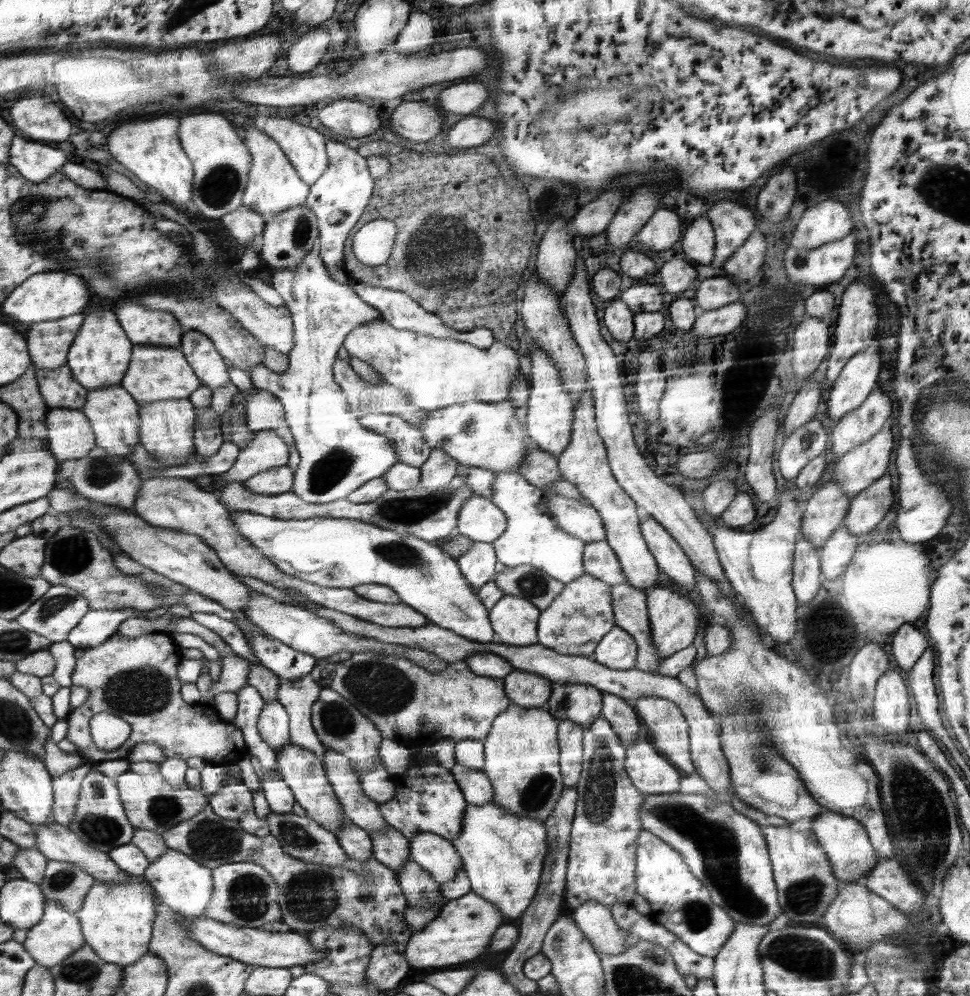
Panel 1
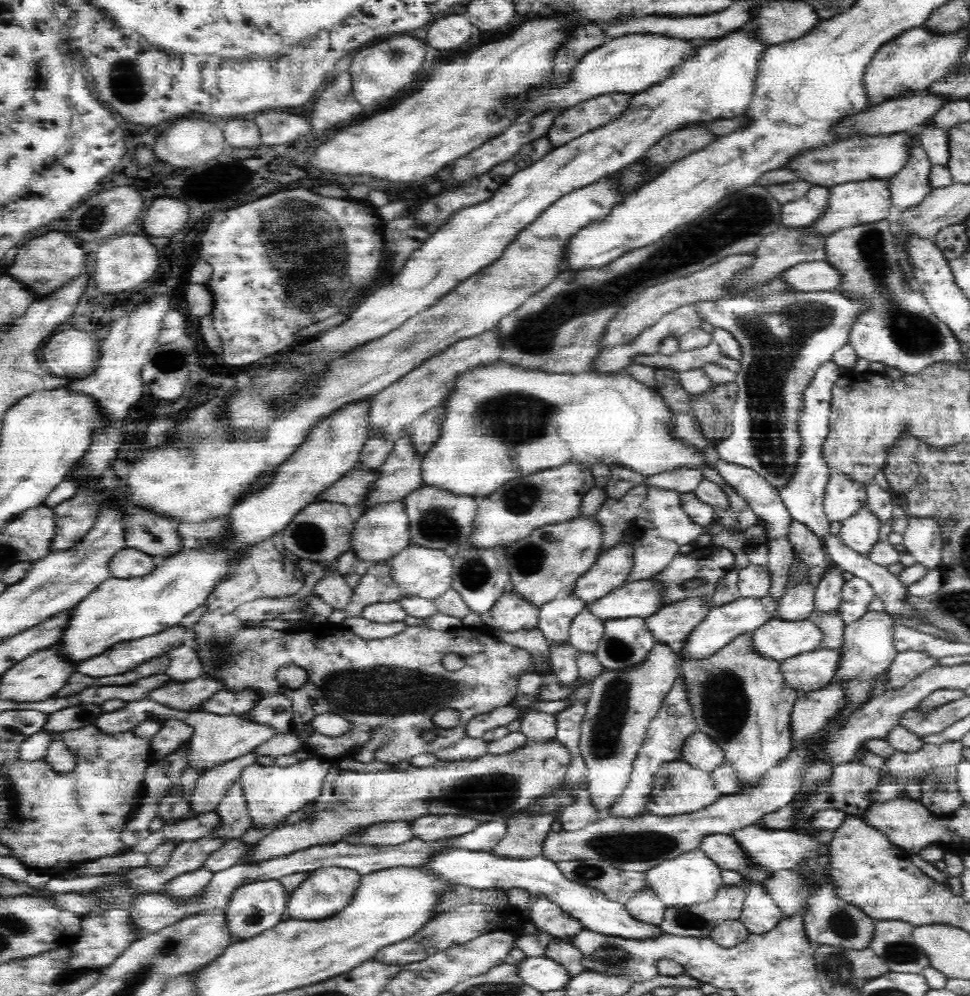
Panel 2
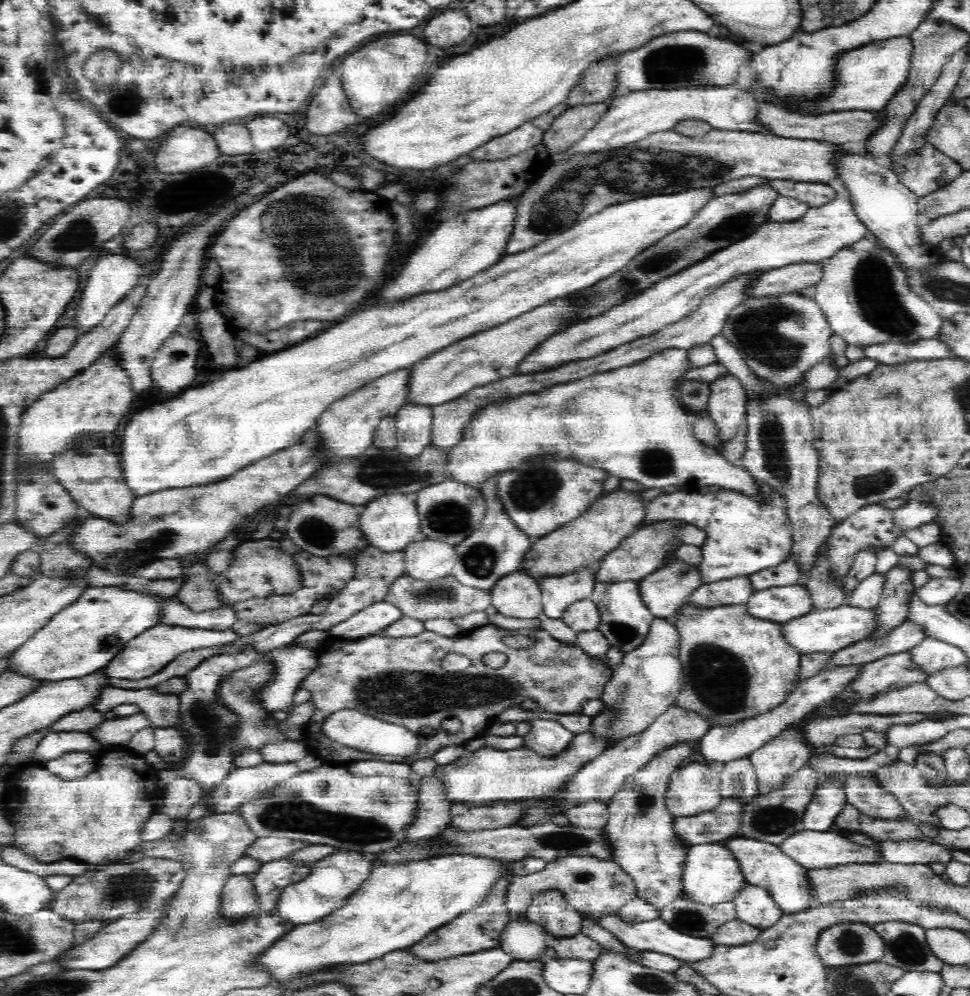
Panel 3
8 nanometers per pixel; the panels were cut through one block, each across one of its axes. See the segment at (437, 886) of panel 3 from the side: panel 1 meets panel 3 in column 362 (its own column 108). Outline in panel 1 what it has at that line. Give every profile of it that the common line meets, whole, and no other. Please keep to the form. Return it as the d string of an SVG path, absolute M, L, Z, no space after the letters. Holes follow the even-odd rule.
M132 878L124 884L97 882L88 894L85 905L77 911L80 915L87 944L107 962L124 967L136 964L151 952L157 922L157 894L142 878Z

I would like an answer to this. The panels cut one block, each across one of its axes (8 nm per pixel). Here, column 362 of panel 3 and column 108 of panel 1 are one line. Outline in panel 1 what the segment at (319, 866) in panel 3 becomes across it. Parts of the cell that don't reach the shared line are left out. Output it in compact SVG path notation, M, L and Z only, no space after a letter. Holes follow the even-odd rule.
M57 822L50 826L40 826L40 832L38 832L38 846L36 848L46 854L46 856L50 858L50 861L60 860L78 863L78 866L80 866L82 870L90 872L90 874L96 878L97 882L124 884L124 882L128 882L128 880L132 880L132 878L142 878L144 882L148 882L148 884L152 885L145 876L136 876L132 875L132 873L128 873L128 871L124 870L124 868L120 867L120 864L112 859L110 853L90 847L90 845L84 842L84 840L81 840L69 826L64 826Z

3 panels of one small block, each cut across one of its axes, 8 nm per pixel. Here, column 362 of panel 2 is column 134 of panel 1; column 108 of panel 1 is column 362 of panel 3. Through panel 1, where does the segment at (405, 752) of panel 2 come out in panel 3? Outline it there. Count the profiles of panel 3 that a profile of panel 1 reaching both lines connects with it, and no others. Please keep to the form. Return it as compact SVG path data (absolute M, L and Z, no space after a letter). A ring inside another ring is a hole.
M496 625L473 628L460 640L425 629L422 634L409 637L380 634L357 641L333 639L321 656L320 668L301 686L311 692L311 701L316 705L314 716L302 728L307 752L330 762L344 762L350 758L408 765L417 758L433 755L445 746L454 747L481 737L496 718L519 707L524 701L534 702L557 718L584 716L584 704L604 697L605 686L613 680L615 667L612 667L612 662L605 654L591 656L574 642L554 637L542 626L529 629L528 636L537 638L538 642L522 650L508 648L502 636L512 634L510 628ZM448 652L468 656L472 660L470 668L464 672L444 670L440 660ZM490 652L506 654L505 665L500 668L486 666L482 658ZM344 709L359 710L382 722L406 728L418 739L416 752L403 757L374 754L350 748L326 736L323 726L327 718ZM450 718L458 718L462 722L461 729L454 734L442 728L442 722ZM424 726L431 726L437 733L432 738L422 735L419 732Z

